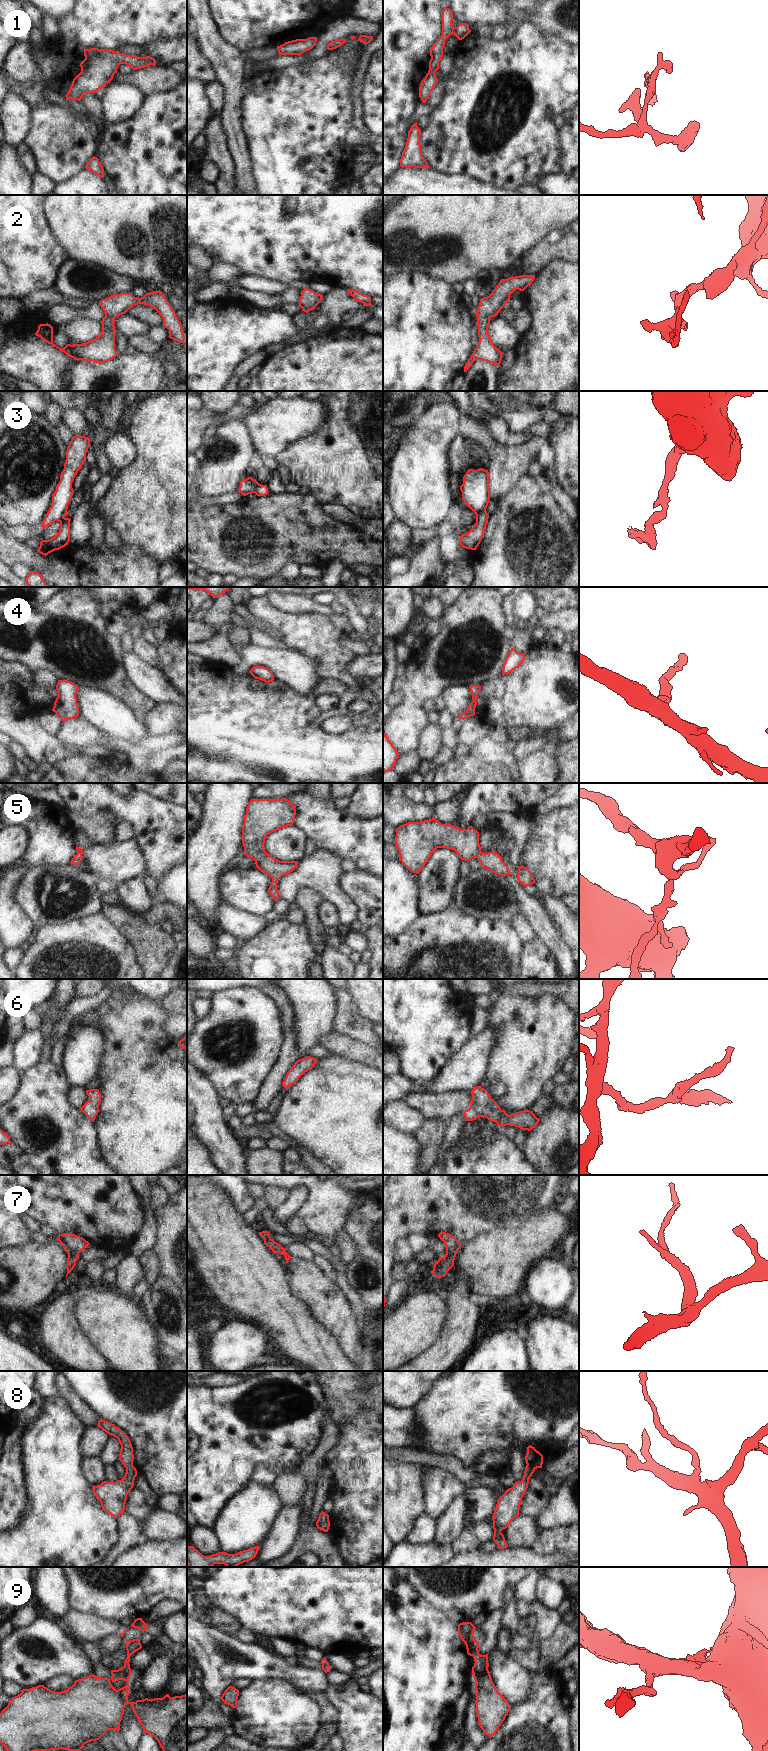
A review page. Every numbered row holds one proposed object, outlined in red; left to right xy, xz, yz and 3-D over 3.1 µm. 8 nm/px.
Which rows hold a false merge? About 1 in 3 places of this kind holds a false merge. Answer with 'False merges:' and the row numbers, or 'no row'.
False merges: 3

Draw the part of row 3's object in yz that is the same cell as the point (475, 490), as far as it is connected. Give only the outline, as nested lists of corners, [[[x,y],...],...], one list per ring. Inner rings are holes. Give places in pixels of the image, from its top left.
[[[483,468],[468,469],[460,486],[462,500],[475,513],[476,519],[486,511],[490,501],[489,472]]]

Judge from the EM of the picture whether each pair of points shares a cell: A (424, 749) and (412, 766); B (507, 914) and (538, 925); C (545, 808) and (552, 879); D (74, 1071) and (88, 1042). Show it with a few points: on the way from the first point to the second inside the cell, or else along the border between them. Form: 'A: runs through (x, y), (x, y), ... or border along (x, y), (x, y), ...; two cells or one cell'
A: border along (416, 751), (421, 761); two cells
B: border along (514, 890), (520, 913); two cells
C: border along (568, 806), (553, 808), (538, 818); two cells
D: runs through (80, 1064), (83, 1049); one cell

